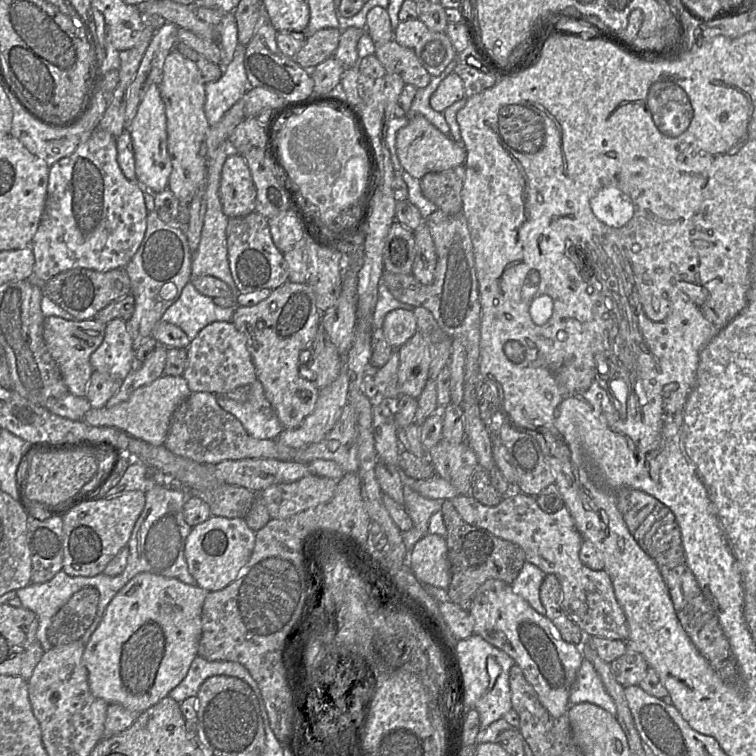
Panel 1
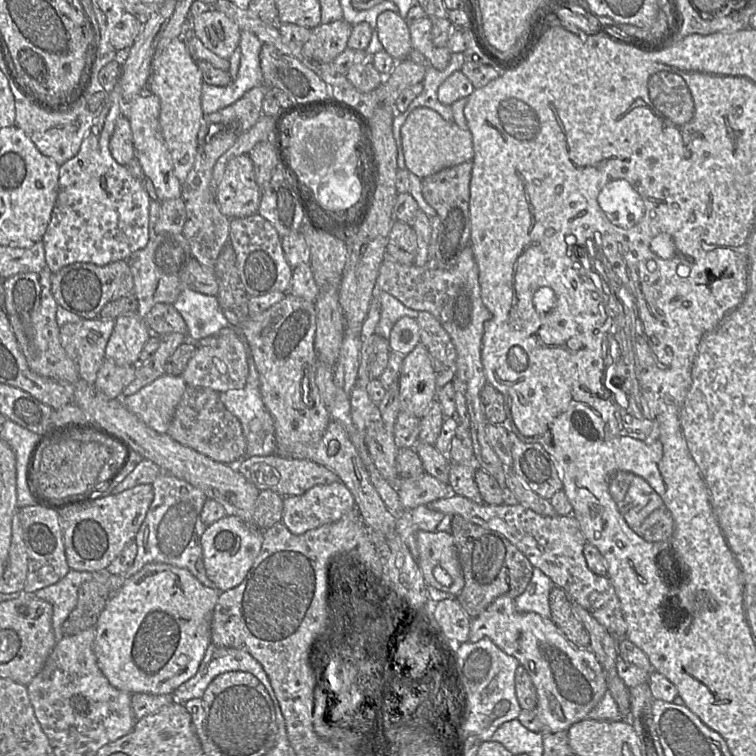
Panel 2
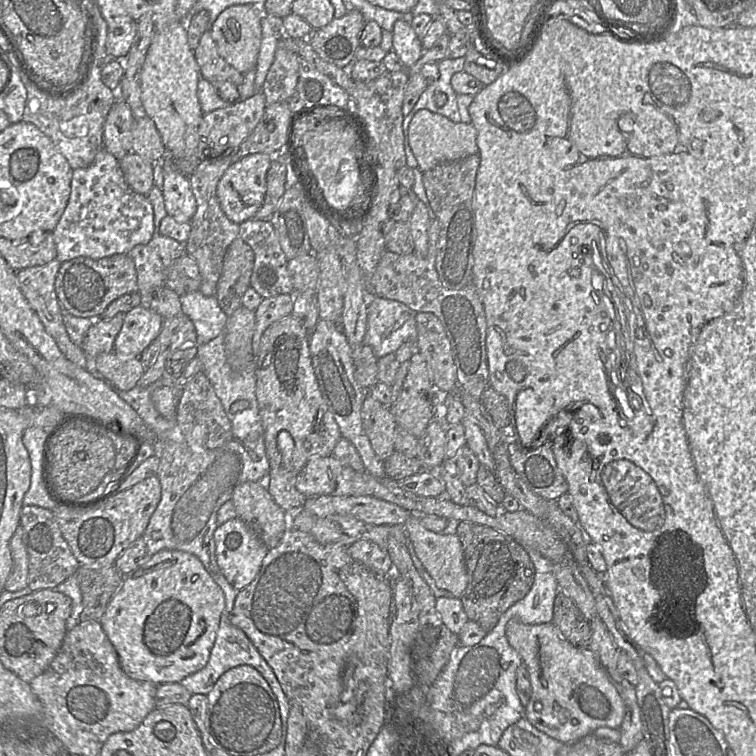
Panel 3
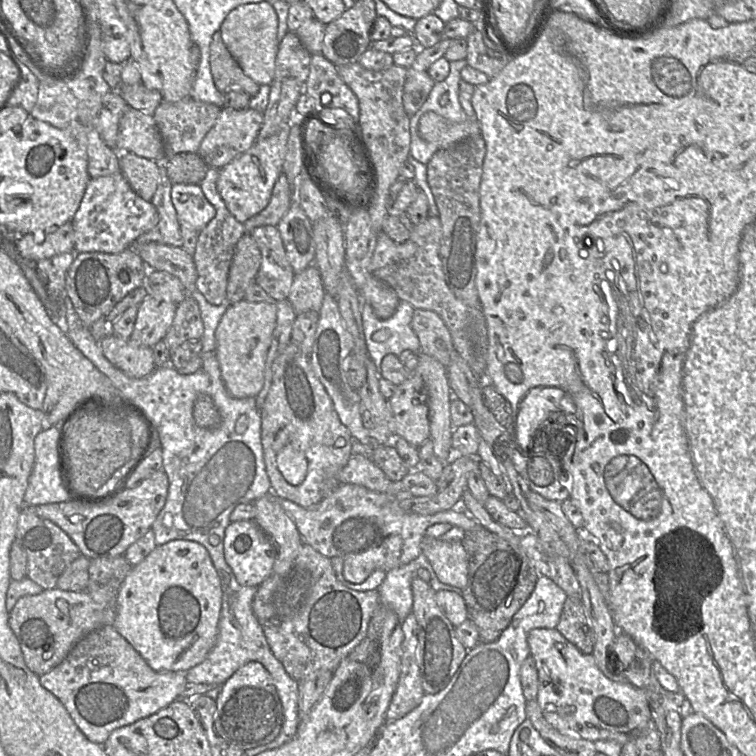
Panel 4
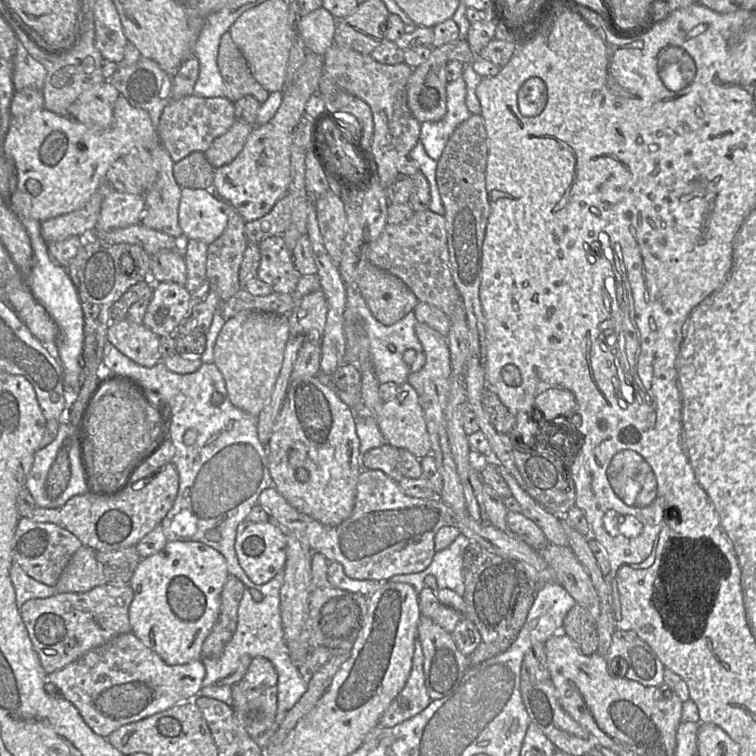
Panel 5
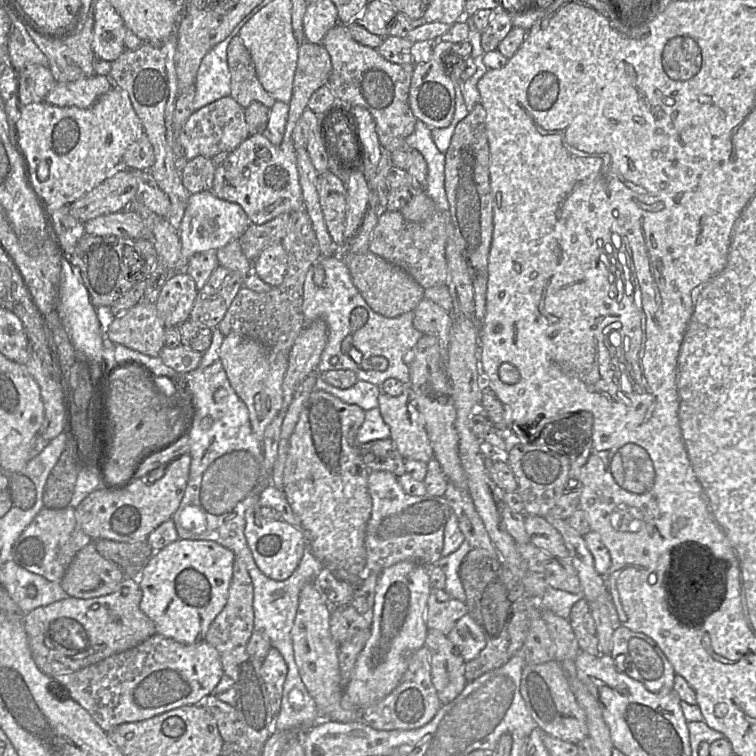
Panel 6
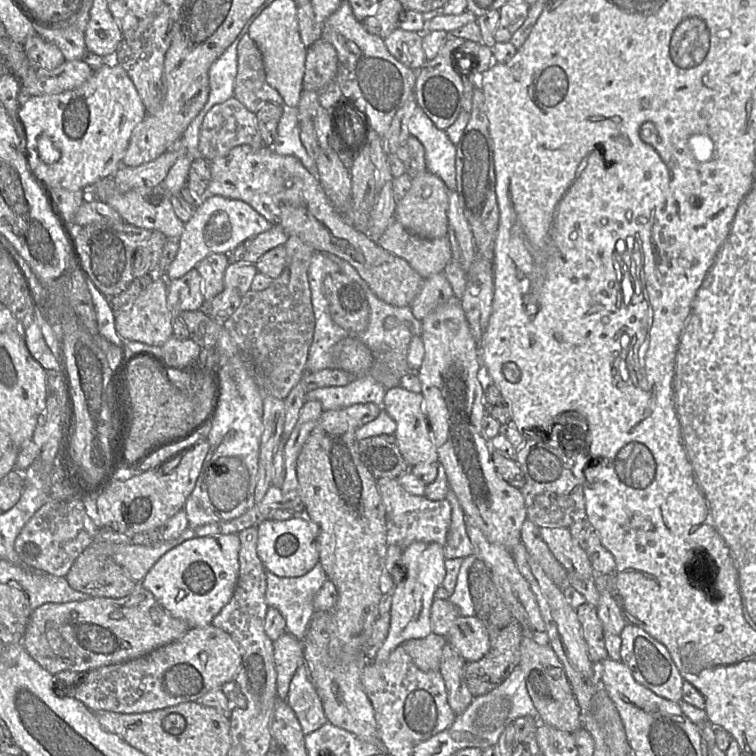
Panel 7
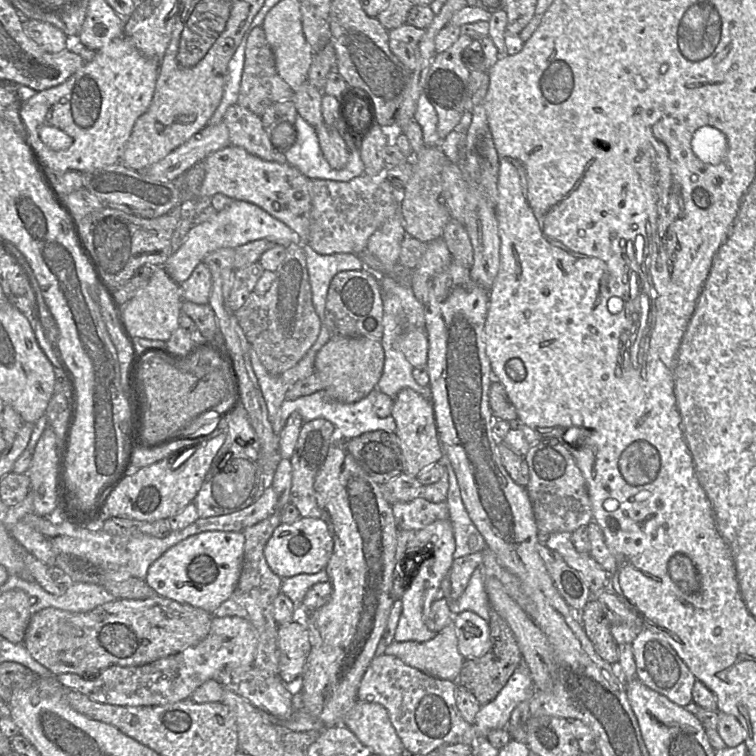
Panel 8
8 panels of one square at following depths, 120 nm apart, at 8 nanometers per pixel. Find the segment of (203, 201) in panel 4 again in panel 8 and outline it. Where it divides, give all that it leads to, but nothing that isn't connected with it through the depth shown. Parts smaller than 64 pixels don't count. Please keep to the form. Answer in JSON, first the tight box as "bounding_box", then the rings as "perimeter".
{"bounding_box":[163,200,301,284],"perimeter":[[[234,200],[229,206],[218,211],[214,217],[201,224],[194,224],[184,242],[168,257],[163,267],[178,284],[186,281],[204,257],[220,248],[233,248],[259,239],[288,246],[301,243],[299,235],[282,221],[276,219],[254,203]]]}

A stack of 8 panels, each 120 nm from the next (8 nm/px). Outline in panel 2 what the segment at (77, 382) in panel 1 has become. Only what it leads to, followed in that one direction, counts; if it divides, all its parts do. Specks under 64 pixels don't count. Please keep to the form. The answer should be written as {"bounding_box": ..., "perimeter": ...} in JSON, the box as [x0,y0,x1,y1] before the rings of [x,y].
{"bounding_box":[59,319,115,384],"perimeter":[[[82,319],[59,329],[60,342],[79,371],[79,378],[94,384],[105,361],[105,349],[113,332],[115,319]]]}

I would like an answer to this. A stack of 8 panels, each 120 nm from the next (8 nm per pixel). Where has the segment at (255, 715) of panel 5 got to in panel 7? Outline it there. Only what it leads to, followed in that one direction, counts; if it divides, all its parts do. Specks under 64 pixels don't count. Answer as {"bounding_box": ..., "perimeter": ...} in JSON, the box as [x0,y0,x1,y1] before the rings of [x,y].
{"bounding_box":[273,632,304,700],"perimeter":[[[285,632],[273,642],[274,664],[277,674],[277,696],[286,700],[290,682],[297,668],[304,663],[302,641]]]}

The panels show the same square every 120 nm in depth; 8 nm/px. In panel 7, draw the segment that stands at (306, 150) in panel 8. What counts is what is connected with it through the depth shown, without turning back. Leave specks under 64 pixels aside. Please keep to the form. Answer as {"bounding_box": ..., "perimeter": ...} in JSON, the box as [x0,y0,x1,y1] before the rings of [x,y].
{"bounding_box":[271,107,317,177],"perimeter":[[[284,107],[277,126],[277,136],[271,148],[279,155],[298,158],[303,166],[313,176],[317,177],[315,160],[308,155],[300,140],[300,122],[297,108]]]}

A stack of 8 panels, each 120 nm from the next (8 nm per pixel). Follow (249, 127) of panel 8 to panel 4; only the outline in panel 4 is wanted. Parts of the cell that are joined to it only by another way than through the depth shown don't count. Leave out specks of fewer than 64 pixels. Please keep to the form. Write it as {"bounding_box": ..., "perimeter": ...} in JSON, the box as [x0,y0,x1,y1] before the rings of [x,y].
{"bounding_box":[153,96,222,157],"perimeter":[[[191,96],[177,102],[161,102],[153,117],[160,133],[164,156],[172,157],[179,153],[198,152],[199,146],[214,125],[222,107],[201,102]]]}

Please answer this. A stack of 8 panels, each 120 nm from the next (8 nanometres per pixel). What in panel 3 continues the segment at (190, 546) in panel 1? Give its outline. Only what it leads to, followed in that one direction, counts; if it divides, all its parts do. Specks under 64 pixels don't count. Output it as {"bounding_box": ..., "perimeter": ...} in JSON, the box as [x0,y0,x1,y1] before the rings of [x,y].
{"bounding_box":[213,517,269,590],"perimeter":[[[238,517],[218,525],[213,538],[217,563],[223,575],[236,590],[243,589],[250,584],[257,575],[269,549],[259,538],[255,530]]]}

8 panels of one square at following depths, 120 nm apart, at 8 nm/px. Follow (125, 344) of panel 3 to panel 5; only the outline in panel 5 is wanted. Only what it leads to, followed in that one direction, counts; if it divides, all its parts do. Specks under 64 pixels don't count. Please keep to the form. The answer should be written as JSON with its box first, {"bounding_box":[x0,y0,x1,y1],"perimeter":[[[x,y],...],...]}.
{"bounding_box":[143,282,191,336],"perimeter":[[[174,282],[153,284],[153,296],[147,307],[143,324],[158,336],[174,334],[185,316],[191,293],[184,285]]]}

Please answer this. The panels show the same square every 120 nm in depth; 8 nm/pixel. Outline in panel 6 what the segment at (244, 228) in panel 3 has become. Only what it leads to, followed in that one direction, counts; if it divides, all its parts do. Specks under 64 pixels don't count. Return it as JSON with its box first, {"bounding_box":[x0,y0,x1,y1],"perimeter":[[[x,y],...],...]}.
{"bounding_box":[253,242,287,287],"perimeter":[[[281,242],[264,248],[253,261],[253,273],[271,287],[279,286],[287,270],[287,255]]]}

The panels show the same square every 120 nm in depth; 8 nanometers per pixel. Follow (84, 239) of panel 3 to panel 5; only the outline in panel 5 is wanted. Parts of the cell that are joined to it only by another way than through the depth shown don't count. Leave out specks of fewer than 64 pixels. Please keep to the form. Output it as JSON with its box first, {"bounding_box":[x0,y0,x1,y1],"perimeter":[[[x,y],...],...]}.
{"bounding_box":[92,190,145,237],"perimeter":[[[112,190],[102,201],[99,219],[92,231],[93,237],[95,237],[96,233],[107,233],[112,229],[125,228],[140,223],[144,209],[145,195],[134,195]]]}

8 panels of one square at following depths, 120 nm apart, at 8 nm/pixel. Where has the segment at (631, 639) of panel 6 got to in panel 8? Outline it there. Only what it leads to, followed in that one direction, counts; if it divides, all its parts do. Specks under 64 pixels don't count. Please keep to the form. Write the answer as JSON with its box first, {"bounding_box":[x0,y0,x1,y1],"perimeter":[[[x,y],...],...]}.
{"bounding_box":[631,628,696,707],"perimeter":[[[642,628],[631,646],[637,679],[679,706],[684,707],[692,702],[692,688],[696,678],[667,640],[655,632]]]}

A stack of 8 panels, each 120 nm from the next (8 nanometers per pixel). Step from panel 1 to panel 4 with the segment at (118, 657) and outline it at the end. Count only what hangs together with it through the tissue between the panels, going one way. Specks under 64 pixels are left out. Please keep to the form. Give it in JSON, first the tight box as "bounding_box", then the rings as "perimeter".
{"bounding_box":[112,540,222,672],"perimeter":[[[172,540],[156,548],[139,564],[133,566],[123,581],[116,596],[116,617],[112,626],[132,647],[144,658],[147,664],[156,672],[188,671],[201,663],[213,648],[218,634],[218,624],[222,609],[222,590],[220,578],[204,546],[189,540]]]}

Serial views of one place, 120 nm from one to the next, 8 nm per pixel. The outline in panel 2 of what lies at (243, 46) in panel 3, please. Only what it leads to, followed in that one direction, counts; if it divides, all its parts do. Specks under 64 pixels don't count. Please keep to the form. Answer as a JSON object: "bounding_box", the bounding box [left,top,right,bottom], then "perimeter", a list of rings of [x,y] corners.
{"bounding_box":[192,9,241,60],"perimeter":[[[211,9],[192,20],[192,29],[204,46],[229,60],[239,47],[241,29],[224,13]]]}

